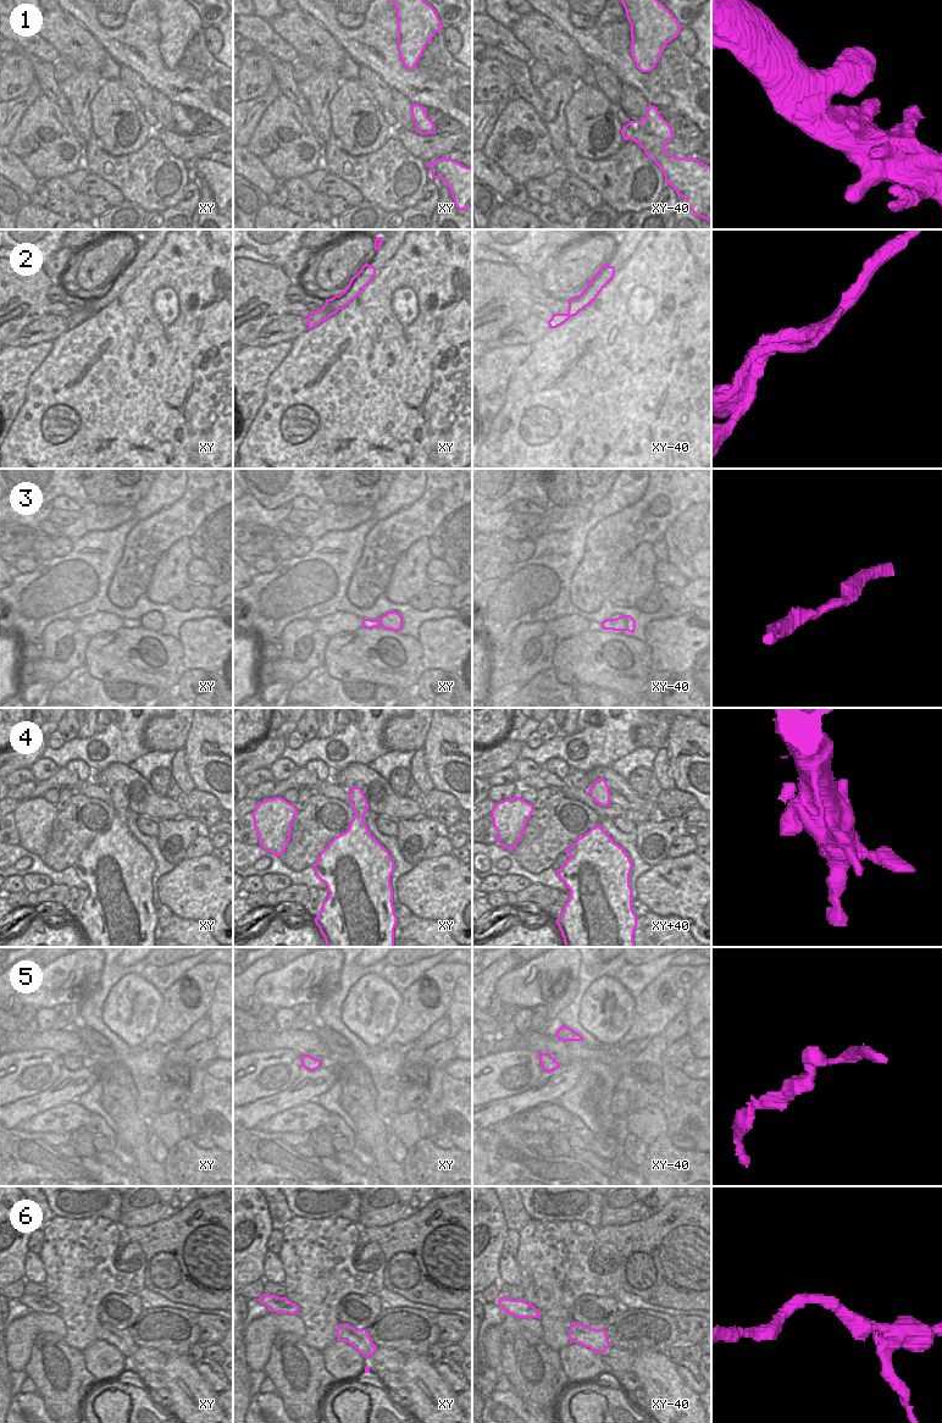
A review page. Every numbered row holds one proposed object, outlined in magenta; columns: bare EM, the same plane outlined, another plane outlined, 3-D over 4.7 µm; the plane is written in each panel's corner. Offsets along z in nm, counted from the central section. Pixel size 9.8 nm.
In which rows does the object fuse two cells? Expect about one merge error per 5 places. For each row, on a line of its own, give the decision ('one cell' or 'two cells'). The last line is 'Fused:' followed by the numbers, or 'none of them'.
1: one cell
2: two cells
3: one cell
4: one cell
5: one cell
6: one cell
Fused: 2

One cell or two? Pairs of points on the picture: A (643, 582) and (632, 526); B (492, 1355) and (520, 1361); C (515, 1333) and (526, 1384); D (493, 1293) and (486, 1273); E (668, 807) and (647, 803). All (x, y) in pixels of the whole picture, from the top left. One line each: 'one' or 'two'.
A: two
B: two
C: one
D: two
E: two

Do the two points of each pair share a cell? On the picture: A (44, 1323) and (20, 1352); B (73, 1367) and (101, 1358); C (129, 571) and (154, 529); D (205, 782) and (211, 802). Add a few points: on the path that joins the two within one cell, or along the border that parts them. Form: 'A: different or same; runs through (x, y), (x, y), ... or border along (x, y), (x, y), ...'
A: same; runs through (35, 1327), (20, 1344)
B: different; border along (81, 1352), (86, 1368), (97, 1383)
C: same; runs through (138, 560), (143, 547), (149, 540)
D: different; border along (194, 788), (210, 792), (219, 807)

